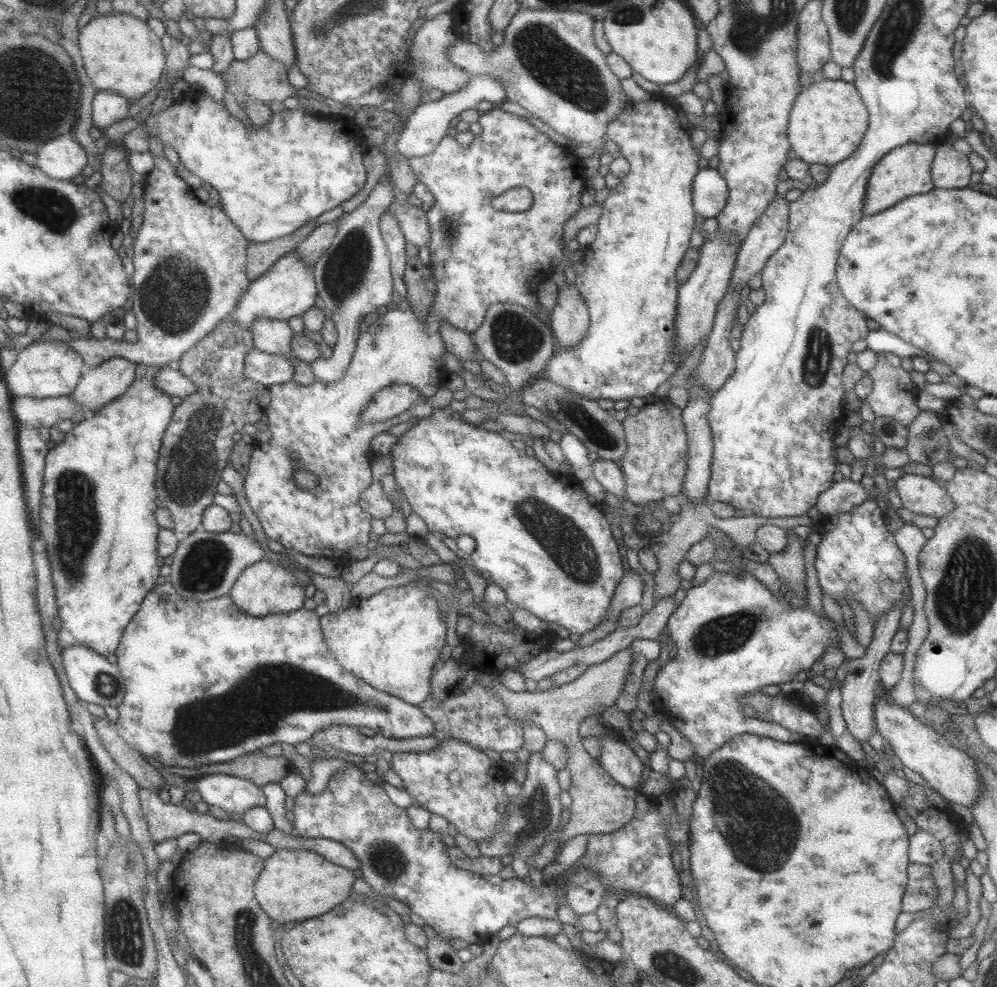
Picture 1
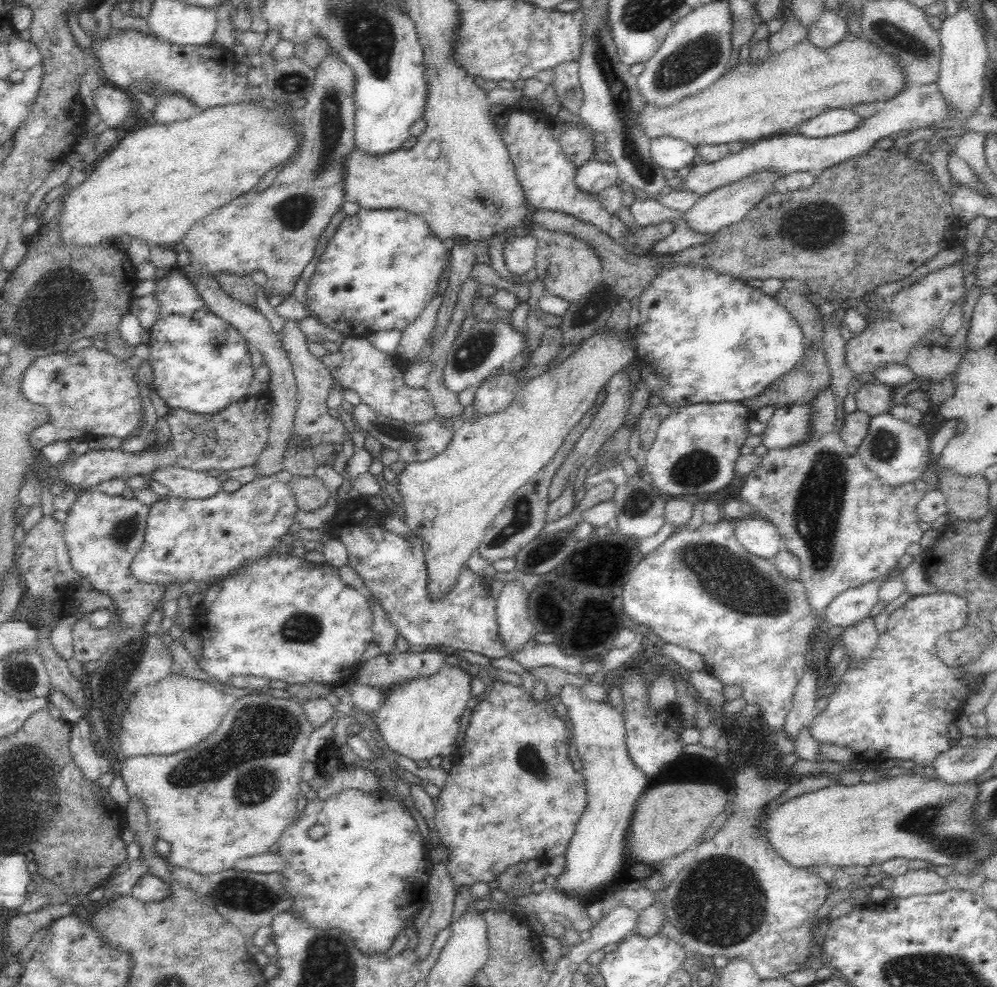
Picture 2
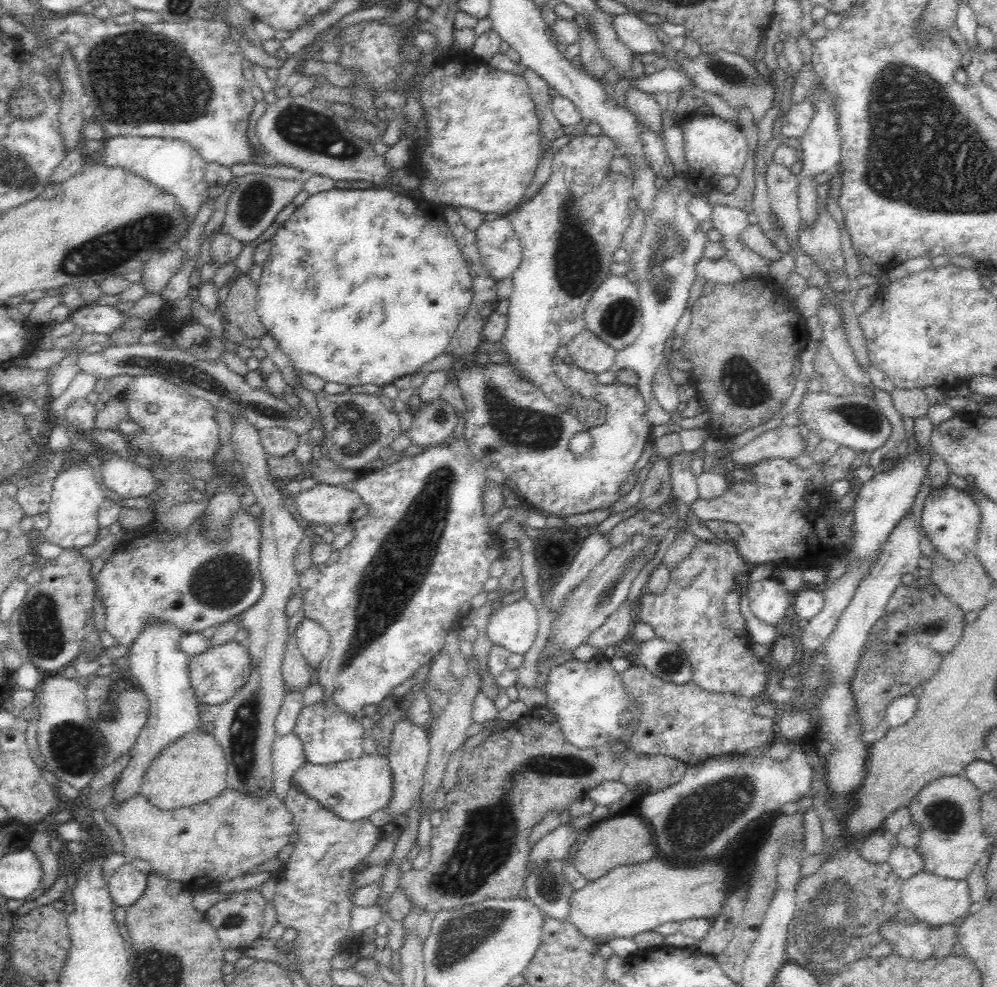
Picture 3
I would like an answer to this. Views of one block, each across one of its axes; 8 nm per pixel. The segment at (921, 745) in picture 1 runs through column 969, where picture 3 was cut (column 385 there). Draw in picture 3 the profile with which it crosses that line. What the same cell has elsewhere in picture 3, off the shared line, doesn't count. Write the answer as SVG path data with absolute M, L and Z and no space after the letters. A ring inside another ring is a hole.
M374 754L338 764L318 765L305 762L292 775L291 788L297 788L342 821L362 821L386 808L390 800L393 784L387 760L384 756Z

